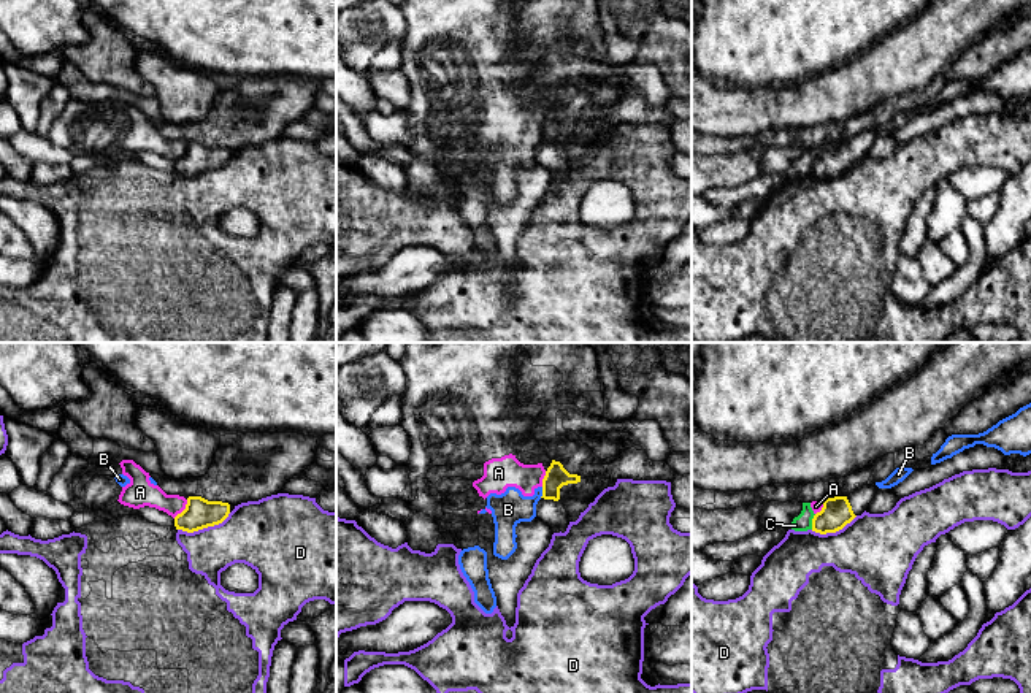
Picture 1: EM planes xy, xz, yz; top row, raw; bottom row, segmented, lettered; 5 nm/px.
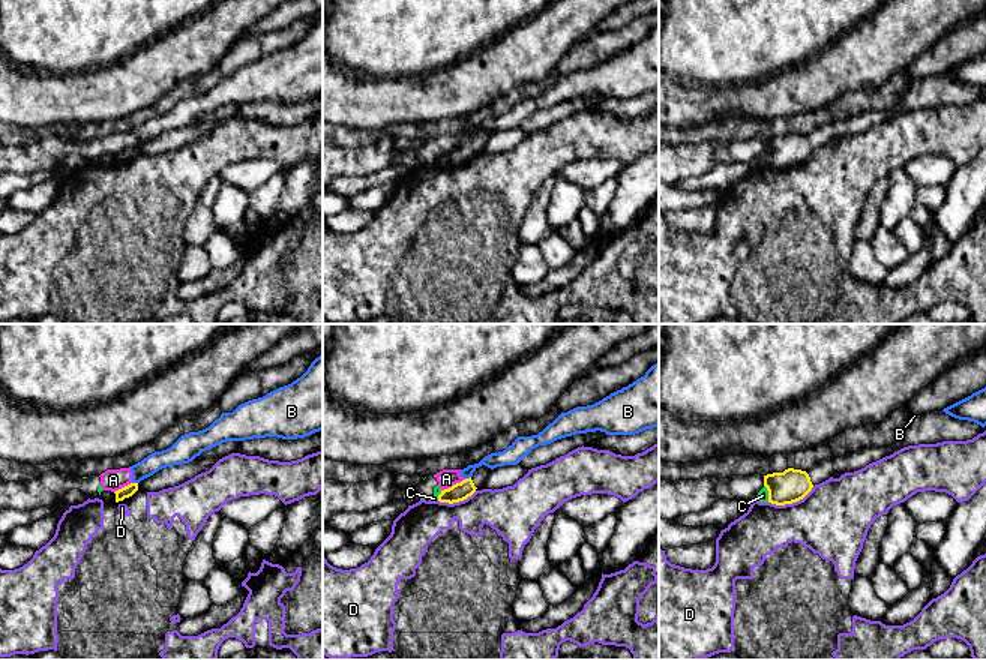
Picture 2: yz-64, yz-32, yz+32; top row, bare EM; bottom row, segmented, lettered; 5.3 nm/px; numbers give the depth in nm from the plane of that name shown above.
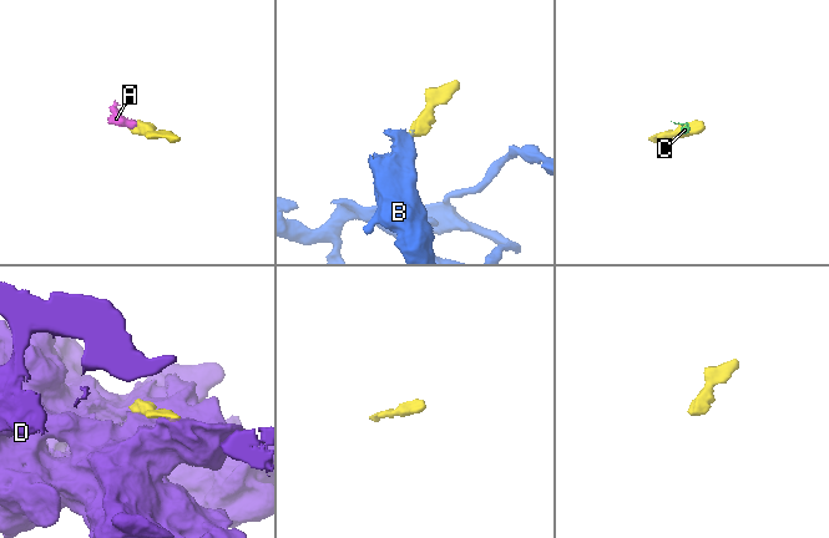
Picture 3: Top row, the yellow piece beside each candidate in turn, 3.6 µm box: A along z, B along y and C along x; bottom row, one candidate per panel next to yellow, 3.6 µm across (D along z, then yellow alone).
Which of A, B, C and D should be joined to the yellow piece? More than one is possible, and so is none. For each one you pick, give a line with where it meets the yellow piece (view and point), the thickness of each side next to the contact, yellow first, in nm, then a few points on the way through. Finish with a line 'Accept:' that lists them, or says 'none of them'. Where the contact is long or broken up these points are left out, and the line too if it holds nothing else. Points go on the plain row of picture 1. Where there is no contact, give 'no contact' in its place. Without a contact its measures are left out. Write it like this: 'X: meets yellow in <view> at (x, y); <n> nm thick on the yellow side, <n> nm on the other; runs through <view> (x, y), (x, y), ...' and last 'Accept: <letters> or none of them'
Accept: none of them

